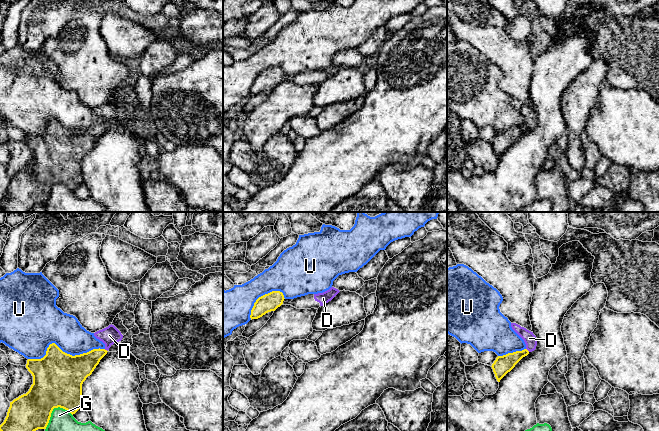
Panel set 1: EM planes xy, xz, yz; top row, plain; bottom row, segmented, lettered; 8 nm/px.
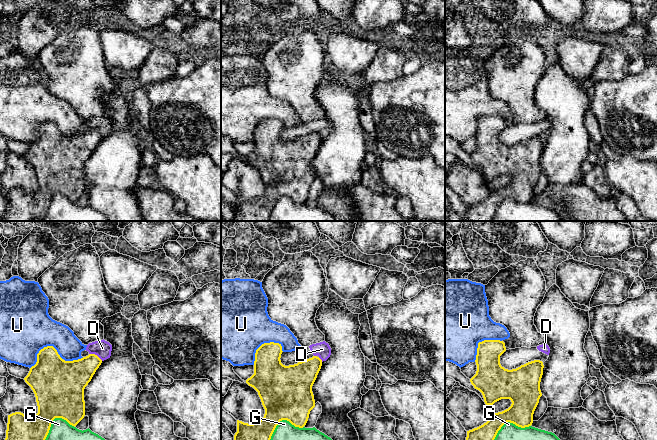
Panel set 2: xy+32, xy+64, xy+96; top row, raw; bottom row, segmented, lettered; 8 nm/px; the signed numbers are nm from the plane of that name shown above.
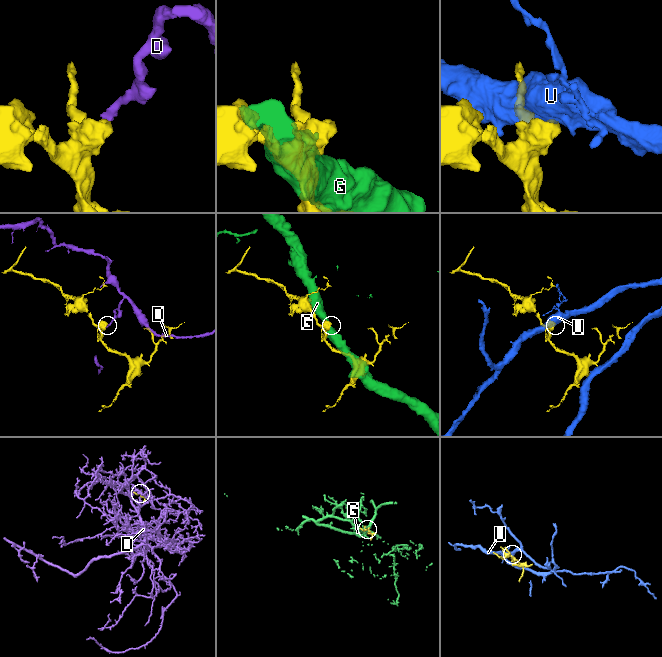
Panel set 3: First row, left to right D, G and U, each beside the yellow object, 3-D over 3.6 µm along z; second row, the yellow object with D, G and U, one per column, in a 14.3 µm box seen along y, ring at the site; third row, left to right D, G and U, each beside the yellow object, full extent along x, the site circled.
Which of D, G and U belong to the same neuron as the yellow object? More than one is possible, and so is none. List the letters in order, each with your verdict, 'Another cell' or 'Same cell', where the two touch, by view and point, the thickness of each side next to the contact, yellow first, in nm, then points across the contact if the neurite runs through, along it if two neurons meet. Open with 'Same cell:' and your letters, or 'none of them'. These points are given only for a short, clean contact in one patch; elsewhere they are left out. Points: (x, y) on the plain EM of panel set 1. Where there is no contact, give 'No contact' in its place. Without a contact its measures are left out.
Same cell: none of them
D: Another cell. Touches yellow at xy (106, 126). Thickness 190 nm (yellow) against 140 nm. Boundary: xy (104, 125), (107, 127)
G: Another cell. Touches yellow at xy (52, 186). Thickness 400 nm (yellow) against 300 nm
U: Another cell. Touches yellow at xy (63, 128). Thickness 400 nm (yellow) against 300 nm

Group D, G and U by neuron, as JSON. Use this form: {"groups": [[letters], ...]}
{"groups": [["D"], ["G"], ["U"]]}

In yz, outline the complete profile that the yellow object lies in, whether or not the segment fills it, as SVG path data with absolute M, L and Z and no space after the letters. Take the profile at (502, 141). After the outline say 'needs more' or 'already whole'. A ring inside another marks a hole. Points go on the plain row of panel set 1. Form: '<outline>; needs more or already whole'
M524 125L522 127L516 127L503 132L498 132L491 142L497 157L500 158L500 156L508 148L510 148L523 133L528 130L529 127Z; already whole

